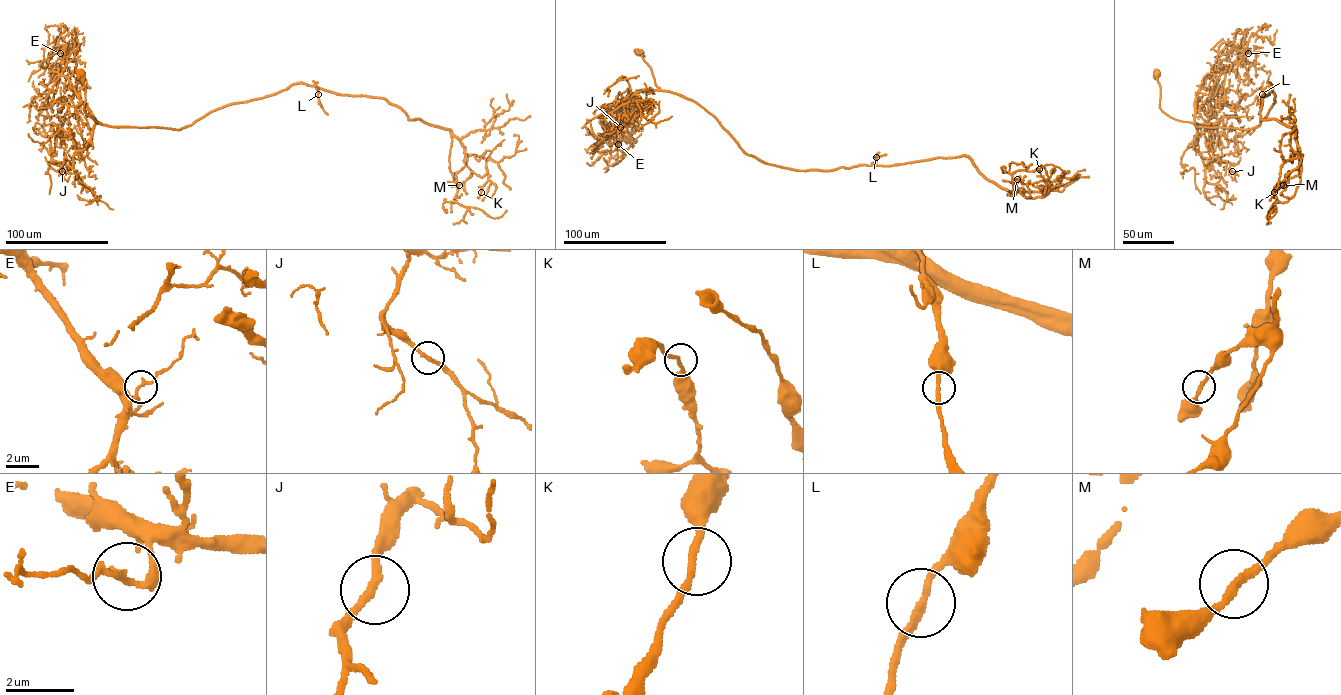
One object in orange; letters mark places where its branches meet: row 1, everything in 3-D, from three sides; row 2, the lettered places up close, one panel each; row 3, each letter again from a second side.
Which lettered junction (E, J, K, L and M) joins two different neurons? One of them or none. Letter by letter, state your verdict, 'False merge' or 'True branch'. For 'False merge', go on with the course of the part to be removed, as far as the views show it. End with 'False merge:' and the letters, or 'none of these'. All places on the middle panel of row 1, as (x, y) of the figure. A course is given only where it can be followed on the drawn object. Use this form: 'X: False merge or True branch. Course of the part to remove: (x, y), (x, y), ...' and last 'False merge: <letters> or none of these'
E: True branch
J: True branch
K: True branch
L: True branch
M: True branch
False merge: none of these

